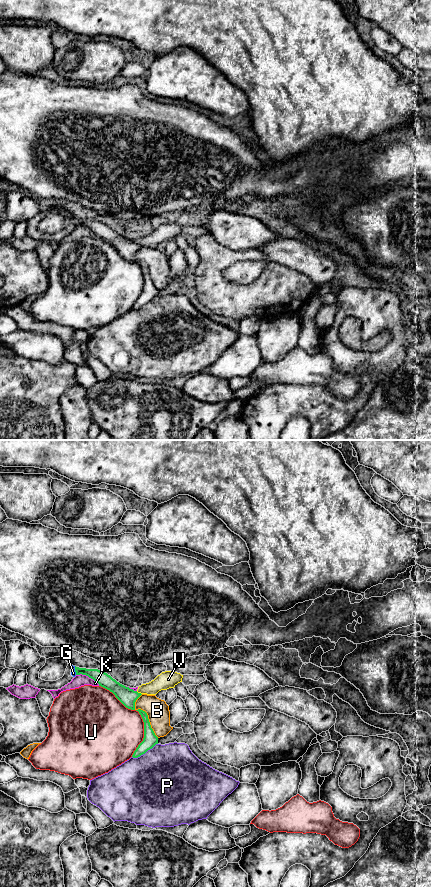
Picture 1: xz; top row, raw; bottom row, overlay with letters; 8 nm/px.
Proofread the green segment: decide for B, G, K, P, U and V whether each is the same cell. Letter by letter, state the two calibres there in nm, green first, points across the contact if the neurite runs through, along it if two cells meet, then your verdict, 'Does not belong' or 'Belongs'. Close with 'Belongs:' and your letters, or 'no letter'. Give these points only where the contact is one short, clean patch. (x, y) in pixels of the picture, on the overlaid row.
B: Thickness 110 nm (green) against 180 nm. Does not belong
G: Thickness 120 nm (green) against 50 nm. Boundary: xz (74, 666), (76, 674). Does not belong
K: Thickness 120 nm (green) against 100 nm. Boundary: xz (76, 674), (85, 674), (99, 685). Does not belong
P: Thickness 110 nm (green) against 500 nm. Does not belong
U: Thickness 110 nm (green) against 420 nm. Does not belong
V: Thickness 140 nm (green) against 140 nm. Boundary: xz (136, 691), (141, 694). Does not belong
Belongs: no letter

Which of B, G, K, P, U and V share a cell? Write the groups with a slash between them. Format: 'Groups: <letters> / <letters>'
Groups: B / G / K V / P / U

